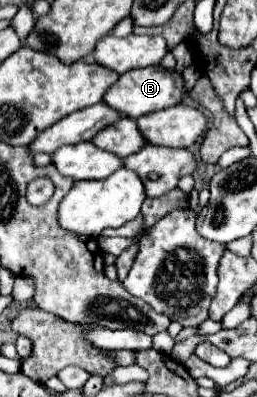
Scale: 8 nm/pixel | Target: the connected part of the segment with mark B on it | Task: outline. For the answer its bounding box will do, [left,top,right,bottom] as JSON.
[103,66,185,118]

